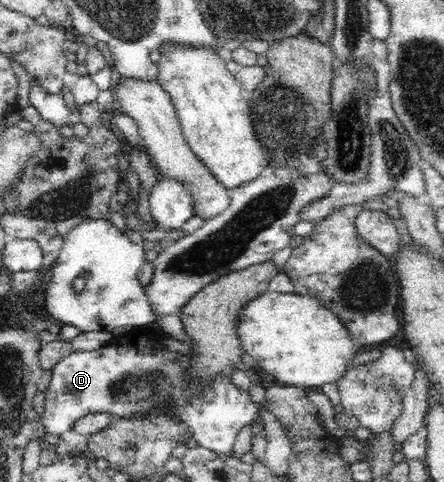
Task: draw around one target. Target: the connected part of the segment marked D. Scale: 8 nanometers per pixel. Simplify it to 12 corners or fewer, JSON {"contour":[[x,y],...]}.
{"contour":[[146,326],[52,369],[44,433],[166,413],[234,457],[263,406]]}

